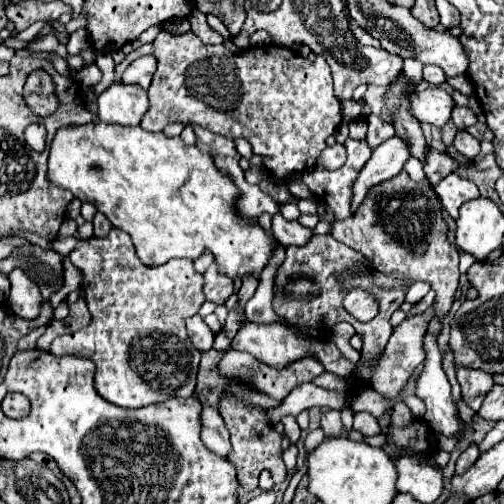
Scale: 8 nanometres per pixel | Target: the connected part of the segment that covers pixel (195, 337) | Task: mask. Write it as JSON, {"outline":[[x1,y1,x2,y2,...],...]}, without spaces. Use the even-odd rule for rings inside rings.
{"outline":[[193,316,187,320,187,336,191,338,193,346,199,352,207,352,213,346,213,338,215,338,215,334,209,330,209,326,199,316]]}

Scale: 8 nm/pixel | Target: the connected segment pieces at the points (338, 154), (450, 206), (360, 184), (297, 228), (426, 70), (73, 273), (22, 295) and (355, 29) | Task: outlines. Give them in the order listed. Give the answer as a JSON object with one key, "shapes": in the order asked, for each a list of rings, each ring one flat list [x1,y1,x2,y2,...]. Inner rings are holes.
{"shapes":[[[335,144,335,146,327,146,323,150,323,154,319,156,317,160,321,166,325,168,337,168,341,164,345,164,345,152,343,152,343,146,341,144]],[[451,172,447,178,443,178,435,186,435,194,441,198,441,204,447,208,447,212,453,218,457,218,459,216,459,206,463,202,473,200,475,196,479,196,479,190,471,180,461,178,455,172]],[[393,136,387,142,383,142,379,148,375,148,363,172,359,172,359,180,355,180,353,210,357,210,357,204,363,202,371,186,399,174,409,158,411,158,409,142,399,136]],[[275,214,273,216,273,236,287,248,291,244,299,246,299,244,305,244,309,240,313,232,309,228,303,228,297,220,295,222,289,222,285,220,281,214]],[[433,64,423,66,423,78,425,78,429,84,433,84,433,86,439,86,439,84,443,84,443,82,447,80,445,74,443,74,443,70,441,70,439,66,433,66]],[[65,258,65,284,63,284,63,288,61,288,55,296,51,296,53,308,55,308,61,300,65,300,69,292,79,290,79,288,81,288,81,282,83,282,83,276,81,276,79,268,75,268,75,266,69,262,69,258]],[[21,268,9,272,7,278,11,282,11,292,9,292,11,310,23,318,35,318,39,314,39,304,43,302,35,282,31,282,31,278]],[[349,20,349,26,351,26,351,32,353,32,353,36,355,36,355,40,357,40,357,42,361,42,361,44,365,44,365,46,381,48,379,40,375,40,367,30,363,30,359,24,355,24,355,20]]]}

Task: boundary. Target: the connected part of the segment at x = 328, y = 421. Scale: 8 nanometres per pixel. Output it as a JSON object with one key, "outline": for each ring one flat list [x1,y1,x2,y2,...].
{"outline":[[329,410,323,414,321,418,321,428,325,432,325,436,339,436,343,432,343,424,341,424,341,416,337,410]]}

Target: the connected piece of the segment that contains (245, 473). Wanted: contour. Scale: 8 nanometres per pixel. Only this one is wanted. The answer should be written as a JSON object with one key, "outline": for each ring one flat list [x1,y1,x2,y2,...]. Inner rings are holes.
{"outline":[[223,398,221,400,221,416,231,432,231,446,233,446,233,452,229,456,229,462,235,464,237,468,237,480,239,484,251,492,257,488,257,478,261,474,261,470,271,470,273,474,273,480,275,484,281,484,287,476,287,470,285,470,285,464,281,460,281,440,283,436,277,434,273,430,273,426,269,426,263,418,263,410,261,408,253,408,249,404,243,404,243,402,237,402,235,398]]}

